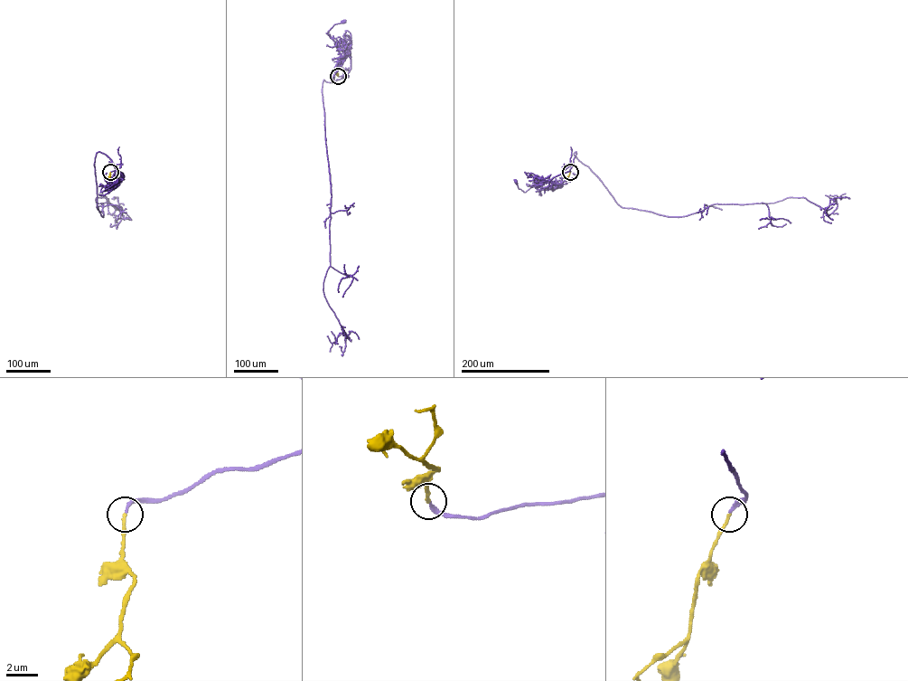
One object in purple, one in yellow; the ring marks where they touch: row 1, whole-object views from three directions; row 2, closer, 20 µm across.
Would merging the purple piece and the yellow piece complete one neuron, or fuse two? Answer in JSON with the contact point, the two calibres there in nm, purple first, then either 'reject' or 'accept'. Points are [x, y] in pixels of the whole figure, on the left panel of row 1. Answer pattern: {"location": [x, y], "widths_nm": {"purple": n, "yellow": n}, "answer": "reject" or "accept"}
{"location": [110, 172], "widths_nm": {"purple": 190, "yellow": 170}, "answer": "accept"}

